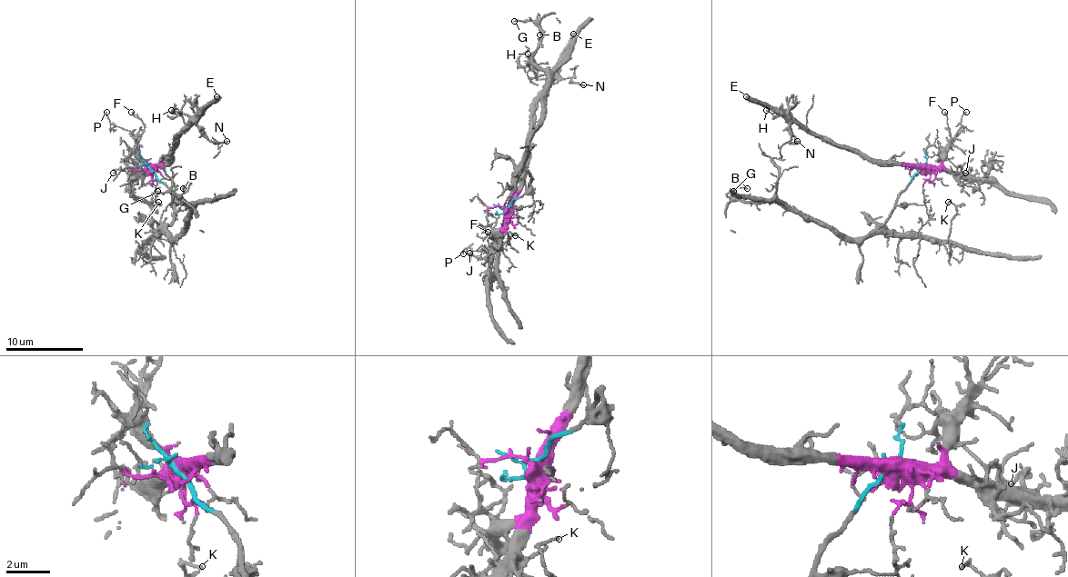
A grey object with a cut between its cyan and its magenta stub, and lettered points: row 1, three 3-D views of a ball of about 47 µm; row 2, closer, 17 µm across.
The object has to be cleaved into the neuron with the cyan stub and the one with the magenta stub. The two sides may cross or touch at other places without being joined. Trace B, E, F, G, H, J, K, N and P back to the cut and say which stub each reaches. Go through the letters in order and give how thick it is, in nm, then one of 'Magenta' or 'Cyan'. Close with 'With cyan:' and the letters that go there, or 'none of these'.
B: Thickness 120 nm. Cyan
E: Thickness 500 nm. Magenta
F: Thickness 80 nm. Magenta
G: Thickness 160 nm. Cyan
H: Thickness 150 nm. Magenta
J: Thickness 90 nm. Magenta
K: Thickness 100 nm. Cyan
N: Thickness 150 nm. Magenta
P: Thickness 120 nm. Magenta
With cyan: B, G, K

